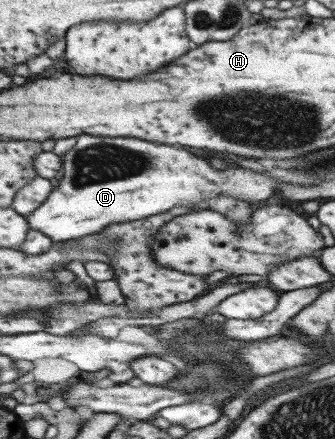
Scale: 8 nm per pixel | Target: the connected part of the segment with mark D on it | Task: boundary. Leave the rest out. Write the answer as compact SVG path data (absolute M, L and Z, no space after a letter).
M80 134L75 145L61 157L63 177L57 183L57 188L51 188L47 199L37 206L37 209L23 217L28 228L47 235L51 243L63 243L78 239L94 232L101 232L106 226L116 222L133 222L147 219L149 216L161 215L171 211L173 207L187 207L199 201L215 199L215 197L231 197L251 206L257 202L271 200L277 196L277 181L287 185L311 185L316 174L309 169L286 169L284 165L273 167L267 172L254 172L250 169L228 168L217 170L209 163L183 148L171 148L167 144L151 144L139 138L113 138Z

